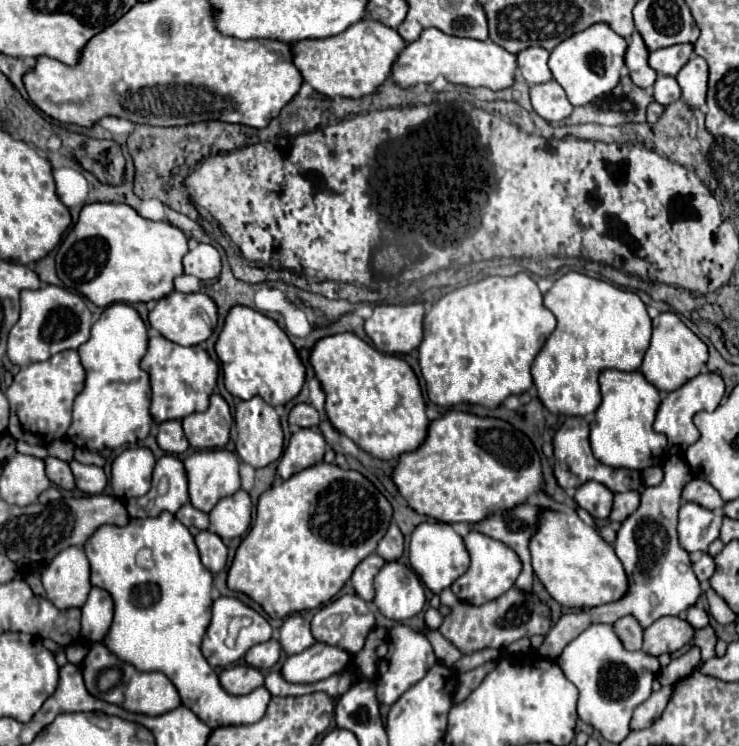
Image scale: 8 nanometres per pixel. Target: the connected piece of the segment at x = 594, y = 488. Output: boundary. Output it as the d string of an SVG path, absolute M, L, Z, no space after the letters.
M586 482L576 490L576 496L574 496L576 504L584 508L592 518L598 518L598 520L604 520L610 516L612 498L614 494L604 484L598 484L598 482Z

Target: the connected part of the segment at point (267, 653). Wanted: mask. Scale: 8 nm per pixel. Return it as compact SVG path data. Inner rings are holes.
M274 638L268 640L268 642L262 642L262 644L252 646L246 652L246 656L244 656L246 664L250 664L252 668L258 668L258 670L272 668L278 662L278 658L280 658L280 644Z

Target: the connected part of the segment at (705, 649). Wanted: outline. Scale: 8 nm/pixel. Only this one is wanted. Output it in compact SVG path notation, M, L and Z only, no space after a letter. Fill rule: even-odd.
M708 625L707 627L698 630L695 633L693 638L694 644L700 648L701 651L701 661L704 662L711 658L713 658L715 653L715 646L717 643L717 636L713 630L713 628Z

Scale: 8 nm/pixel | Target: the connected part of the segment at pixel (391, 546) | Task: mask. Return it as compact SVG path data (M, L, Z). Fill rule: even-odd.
M392 522L386 536L380 540L378 546L386 546L386 562L390 560L398 560L404 552L404 536L402 532L398 530L398 526Z

